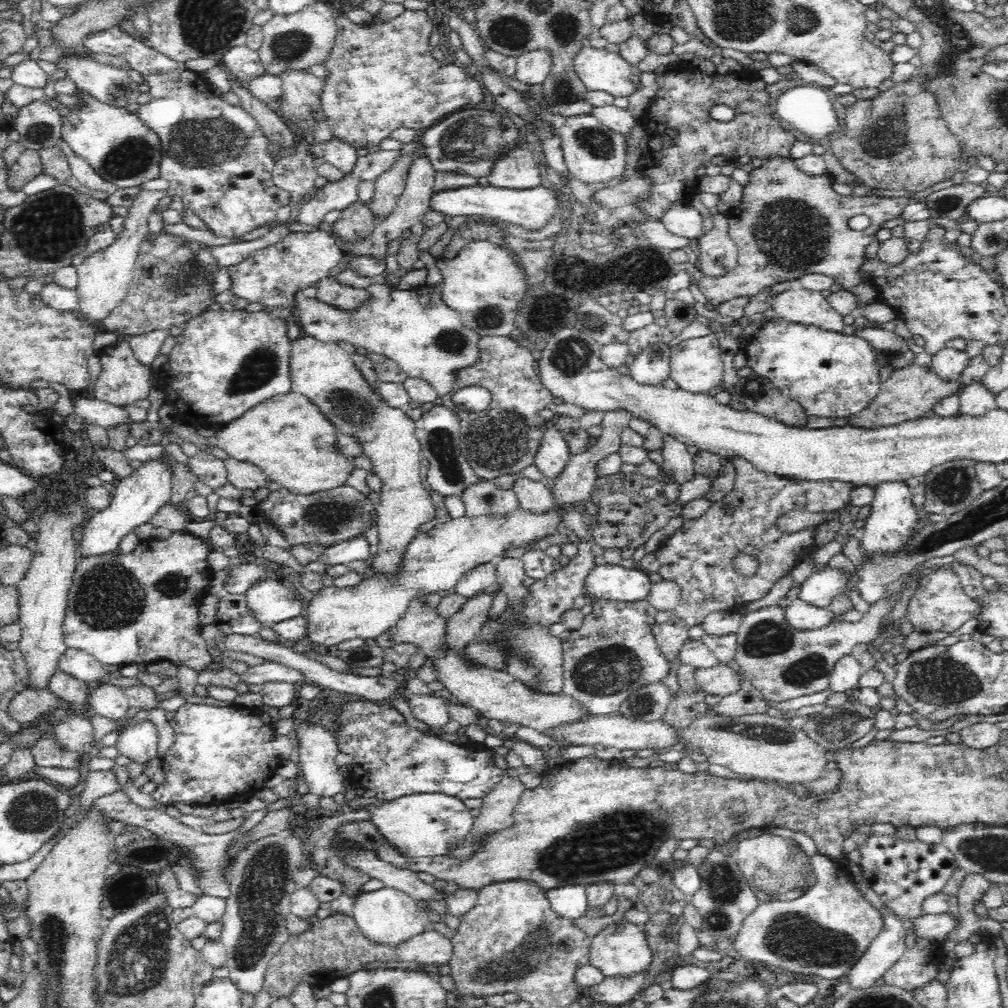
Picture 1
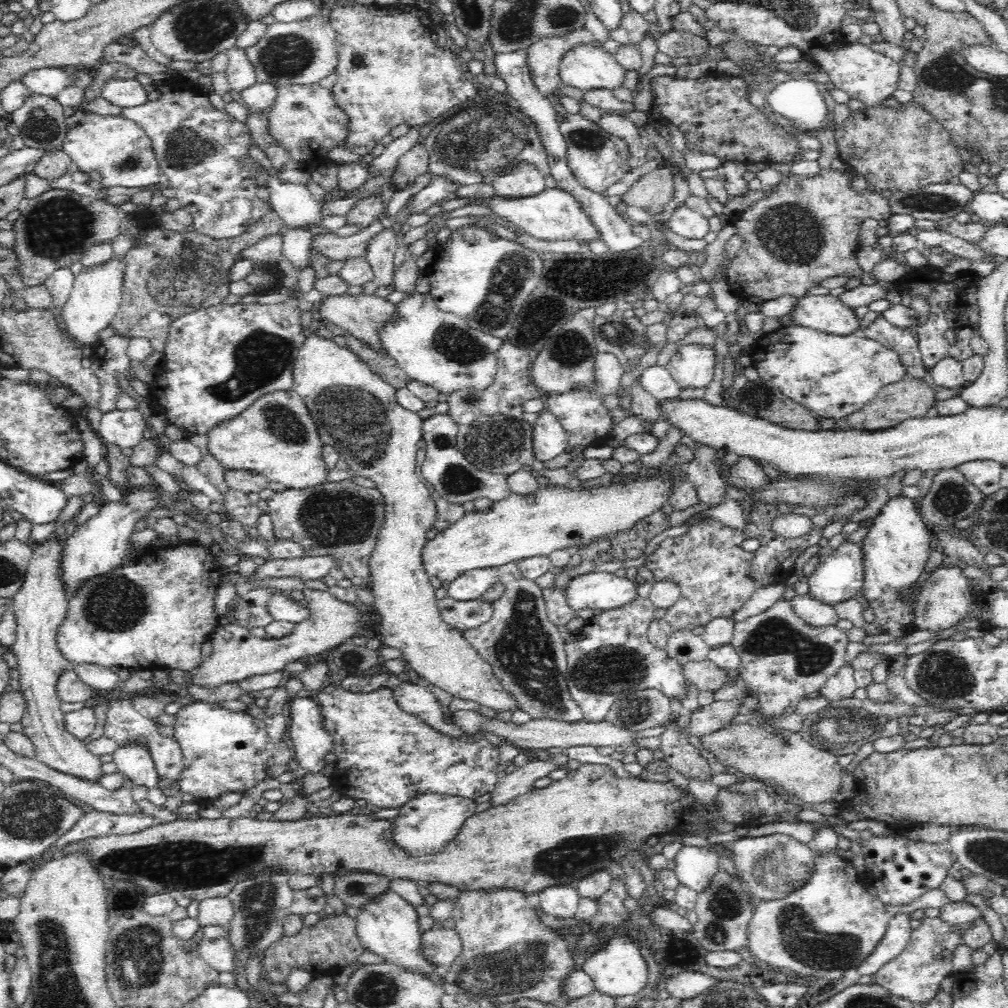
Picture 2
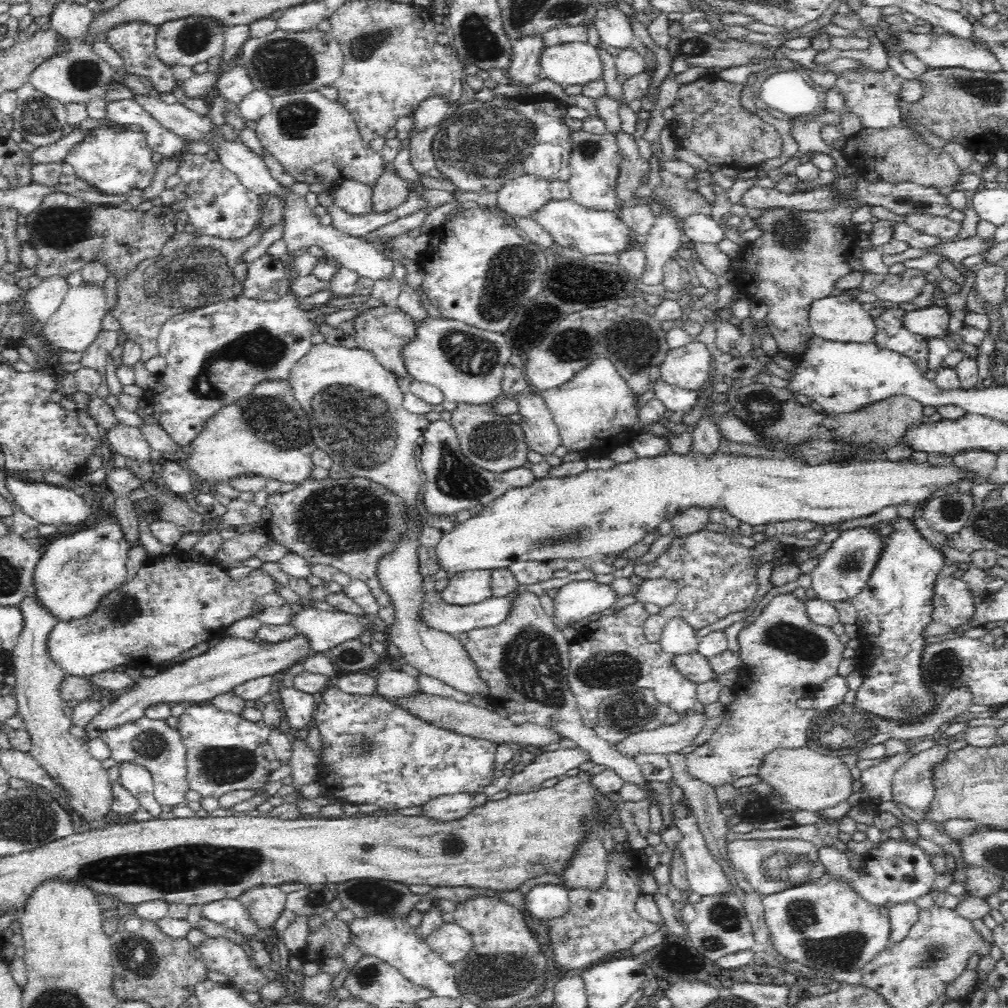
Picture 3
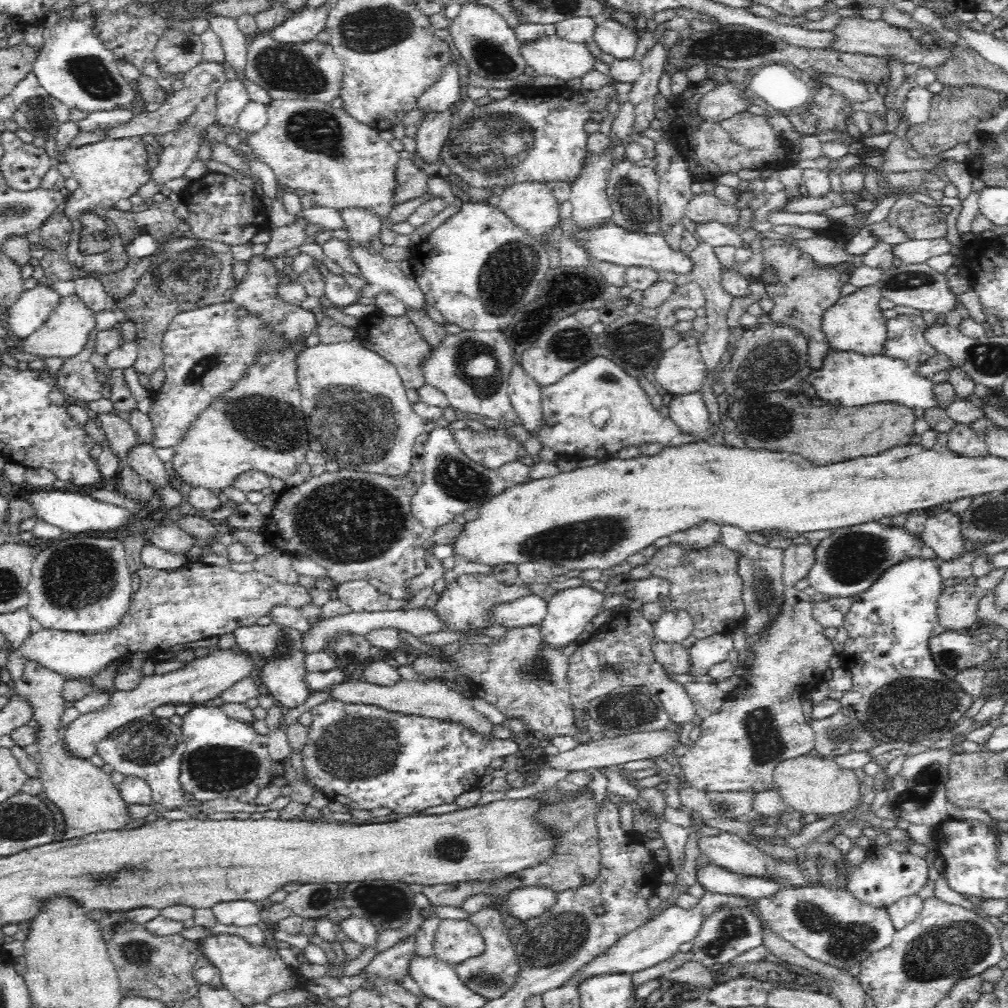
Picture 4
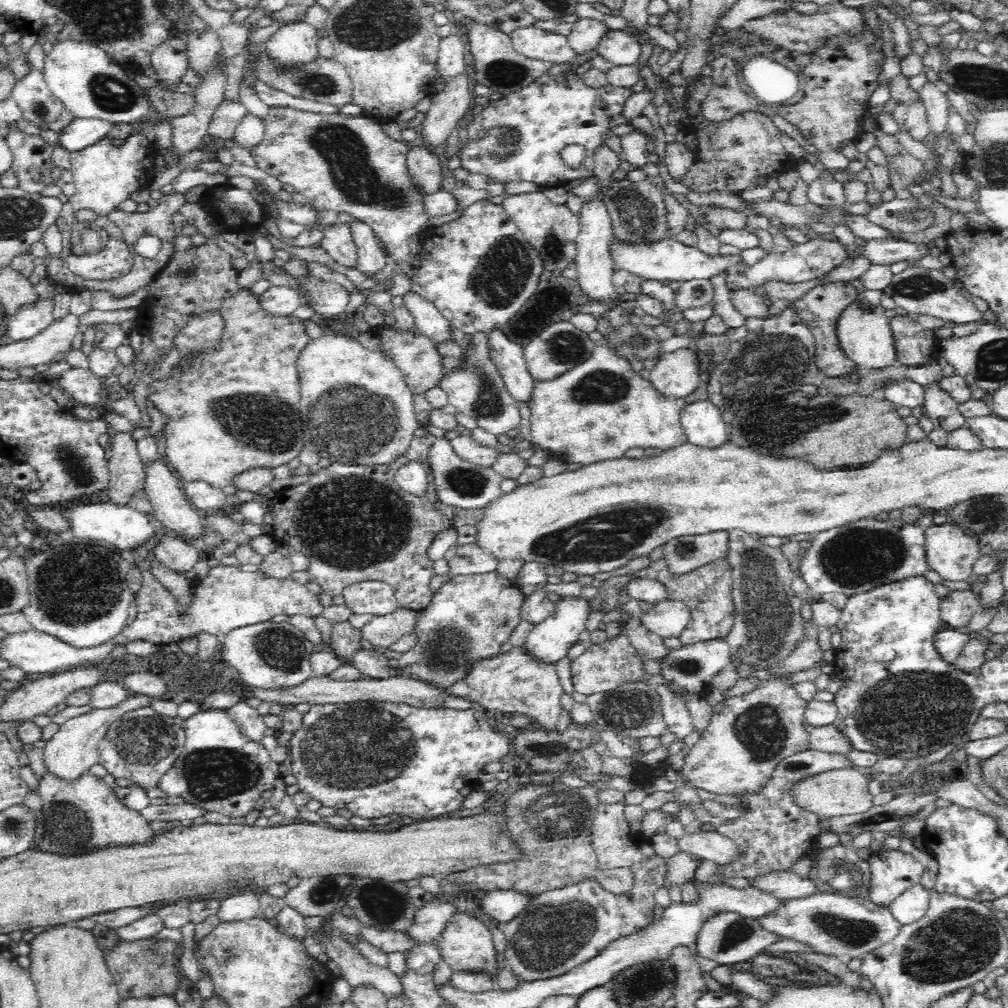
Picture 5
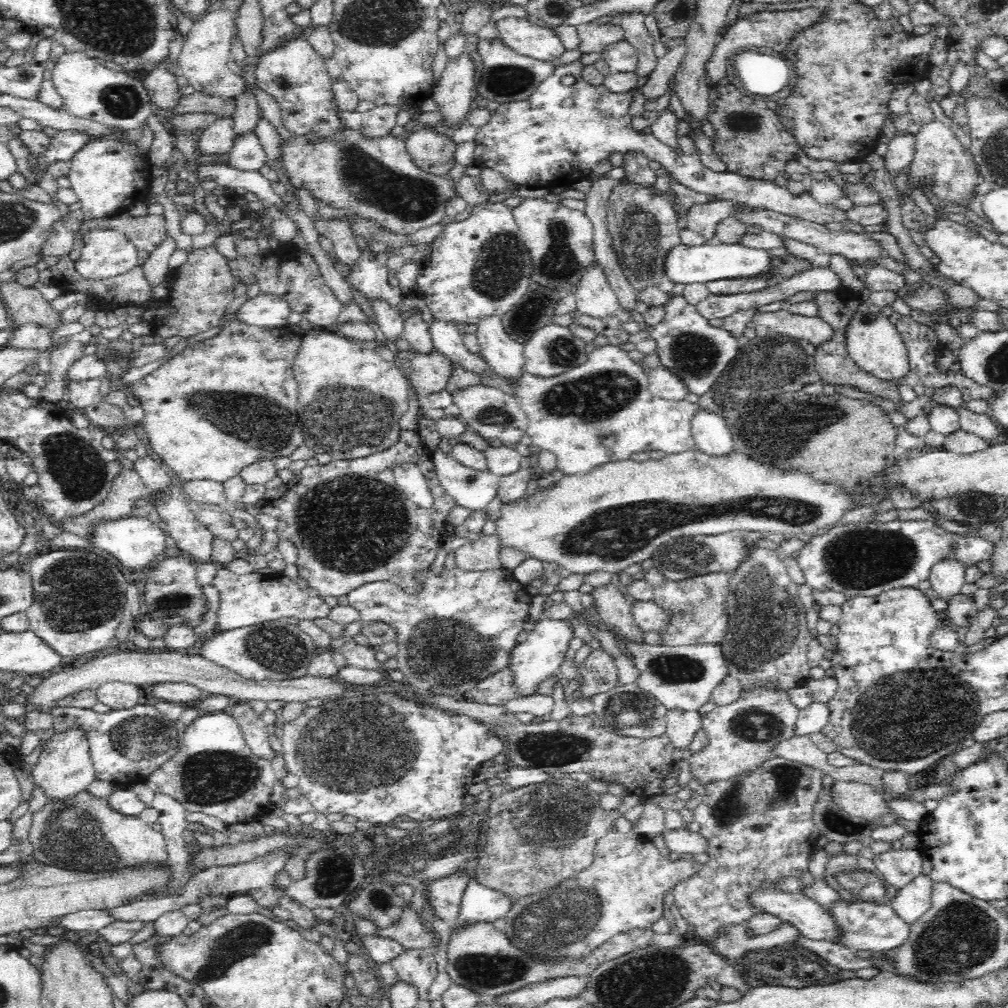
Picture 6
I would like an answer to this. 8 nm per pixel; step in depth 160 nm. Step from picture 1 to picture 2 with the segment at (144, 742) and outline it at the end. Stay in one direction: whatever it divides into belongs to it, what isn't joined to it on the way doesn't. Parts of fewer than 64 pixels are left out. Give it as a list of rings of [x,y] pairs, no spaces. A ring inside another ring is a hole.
[[[132,744],[118,748],[113,752],[113,760],[116,762],[118,772],[126,781],[132,783],[132,787],[146,790],[159,788],[156,766],[143,746]]]

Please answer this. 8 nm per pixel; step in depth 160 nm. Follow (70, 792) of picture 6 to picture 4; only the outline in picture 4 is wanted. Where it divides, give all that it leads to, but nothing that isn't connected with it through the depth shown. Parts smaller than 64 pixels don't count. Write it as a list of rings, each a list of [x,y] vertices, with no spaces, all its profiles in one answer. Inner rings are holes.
[[[216,649],[210,655],[195,658],[182,669],[174,670],[162,675],[152,674],[149,670],[136,690],[124,692],[112,690],[110,702],[100,710],[90,711],[78,716],[64,728],[63,748],[71,758],[89,760],[94,756],[97,746],[113,730],[127,722],[139,719],[153,712],[157,706],[163,704],[200,704],[200,702],[218,698],[221,692],[236,684],[239,680],[253,676],[258,668],[257,660],[247,654],[233,649]]]

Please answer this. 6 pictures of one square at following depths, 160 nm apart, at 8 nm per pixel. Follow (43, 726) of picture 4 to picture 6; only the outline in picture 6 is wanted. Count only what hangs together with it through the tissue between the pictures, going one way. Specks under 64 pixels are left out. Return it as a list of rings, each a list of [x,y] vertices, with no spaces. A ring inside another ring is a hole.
[[[87,791],[66,801],[47,801],[40,812],[34,814],[28,842],[34,847],[34,860],[44,866],[55,866],[74,872],[114,872],[124,868],[162,868],[169,864],[165,836],[138,817],[124,816],[108,807],[107,798],[96,798]]]

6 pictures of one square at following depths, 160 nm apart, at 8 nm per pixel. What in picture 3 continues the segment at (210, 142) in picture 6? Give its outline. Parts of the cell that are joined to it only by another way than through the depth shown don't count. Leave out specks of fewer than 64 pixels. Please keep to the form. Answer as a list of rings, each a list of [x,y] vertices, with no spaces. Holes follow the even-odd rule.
[[[231,64],[220,71],[215,88],[218,96],[232,106],[240,105],[255,88],[244,65]]]

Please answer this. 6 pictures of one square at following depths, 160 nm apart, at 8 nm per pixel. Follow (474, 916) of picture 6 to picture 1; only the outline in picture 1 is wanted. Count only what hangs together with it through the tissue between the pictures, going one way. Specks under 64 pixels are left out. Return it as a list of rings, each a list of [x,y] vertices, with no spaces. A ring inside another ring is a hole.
[[[564,885],[545,891],[545,895],[558,917],[573,921],[586,915],[589,905],[585,885]]]

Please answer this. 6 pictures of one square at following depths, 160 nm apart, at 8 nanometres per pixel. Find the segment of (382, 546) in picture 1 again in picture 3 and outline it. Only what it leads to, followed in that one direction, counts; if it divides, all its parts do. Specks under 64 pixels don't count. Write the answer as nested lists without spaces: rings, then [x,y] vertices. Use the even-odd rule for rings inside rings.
[[[316,344],[299,362],[289,376],[294,396],[308,414],[311,434],[315,446],[327,452],[334,462],[351,471],[351,476],[370,478],[398,496],[408,499],[408,505],[416,510],[417,495],[422,482],[418,471],[419,459],[416,446],[431,422],[426,416],[412,414],[404,407],[404,393],[398,386],[398,378],[378,363],[376,356],[368,350],[345,348],[330,344]],[[417,514],[417,517],[412,516],[412,519],[416,528],[412,528],[406,538],[398,544],[398,548],[390,556],[386,556],[378,566],[379,580],[390,593],[391,603],[394,604],[394,623],[384,629],[388,635],[388,646],[404,657],[420,674],[437,678],[471,697],[487,698],[490,696],[489,688],[479,678],[479,671],[467,657],[461,642],[455,636],[424,626],[419,620],[419,604],[424,596],[422,584],[425,578],[418,573],[417,536],[421,522],[417,520],[422,518]]]

